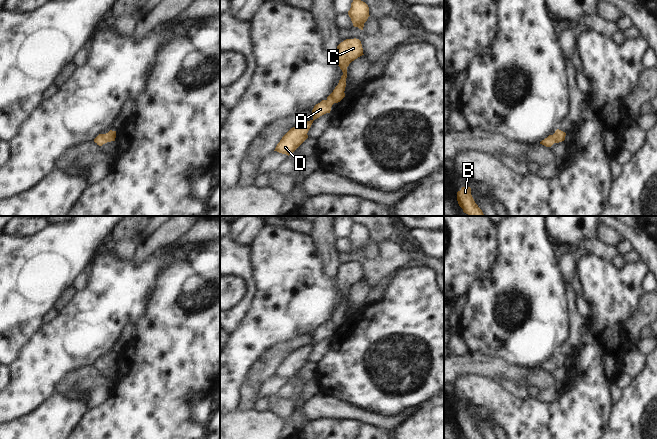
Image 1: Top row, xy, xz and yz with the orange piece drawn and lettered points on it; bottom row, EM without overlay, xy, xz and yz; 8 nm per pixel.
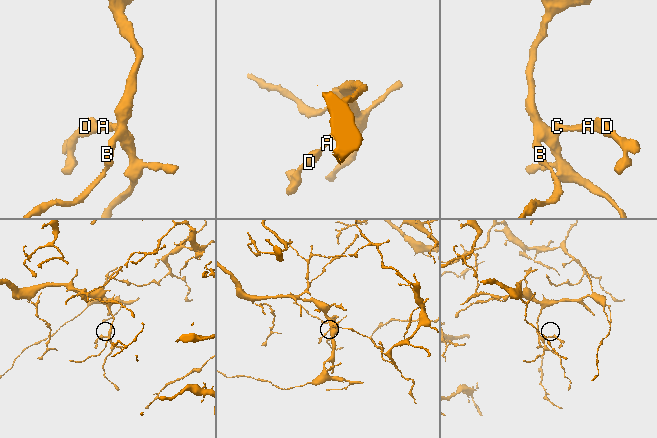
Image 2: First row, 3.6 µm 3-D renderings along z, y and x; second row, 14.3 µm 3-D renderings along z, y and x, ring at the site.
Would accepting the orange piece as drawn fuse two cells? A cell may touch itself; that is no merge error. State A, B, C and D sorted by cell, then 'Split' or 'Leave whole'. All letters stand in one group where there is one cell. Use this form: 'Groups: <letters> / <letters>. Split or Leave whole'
Groups: A B C D. Leave whole

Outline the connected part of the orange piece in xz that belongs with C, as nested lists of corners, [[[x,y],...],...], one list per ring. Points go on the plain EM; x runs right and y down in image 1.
[[[346,263],[337,270],[337,288],[343,296],[338,309],[326,324],[322,324],[314,330],[312,334],[313,343],[304,345],[291,352],[282,361],[274,375],[289,380],[308,362],[307,357],[313,345],[326,337],[330,337],[332,329],[340,326],[345,321],[344,315],[346,311],[347,291],[352,285],[362,279],[364,279],[363,272],[359,263]]]

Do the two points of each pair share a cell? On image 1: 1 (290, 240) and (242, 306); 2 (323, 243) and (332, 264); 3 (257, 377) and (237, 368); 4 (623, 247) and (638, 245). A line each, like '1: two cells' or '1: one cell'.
1: two cells
2: one cell
3: two cells
4: two cells

